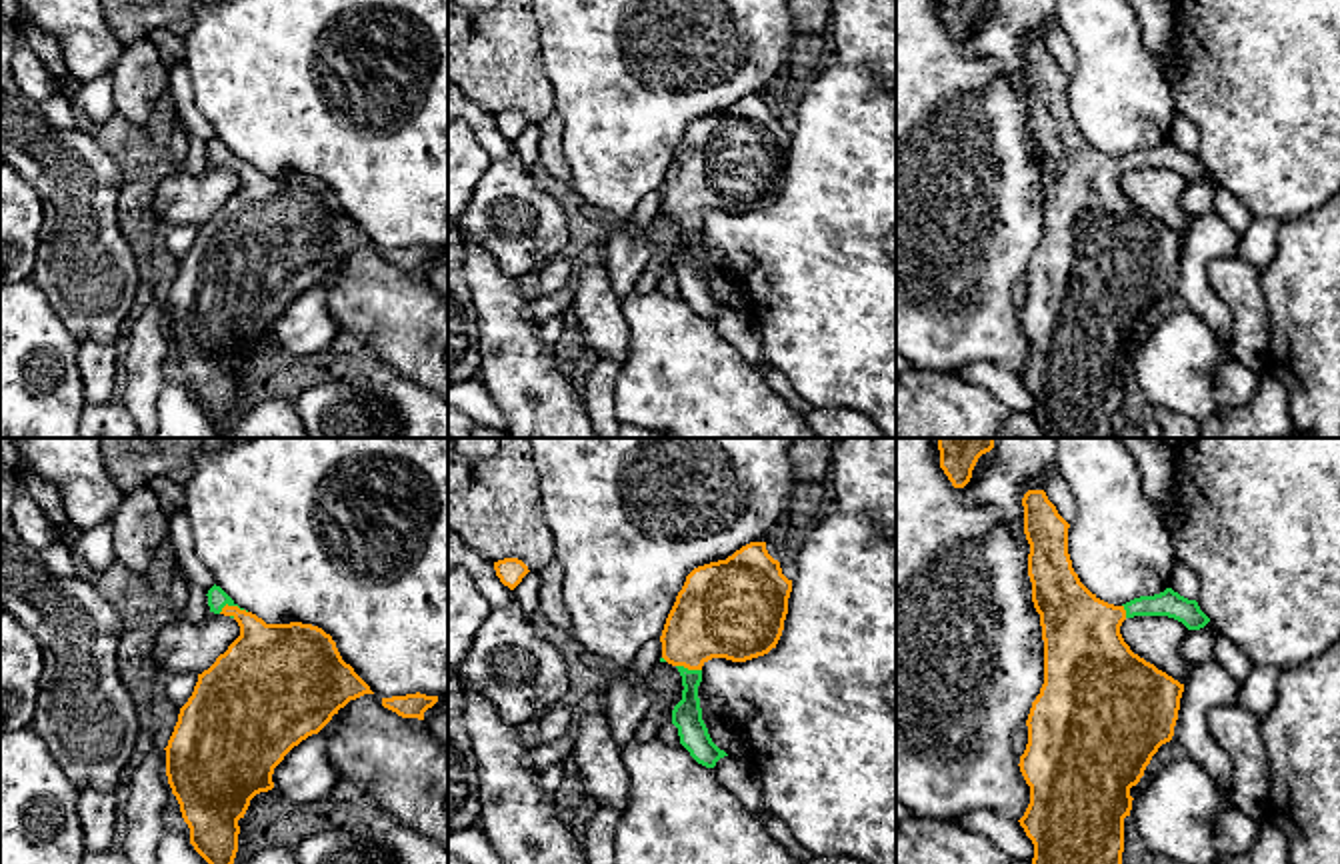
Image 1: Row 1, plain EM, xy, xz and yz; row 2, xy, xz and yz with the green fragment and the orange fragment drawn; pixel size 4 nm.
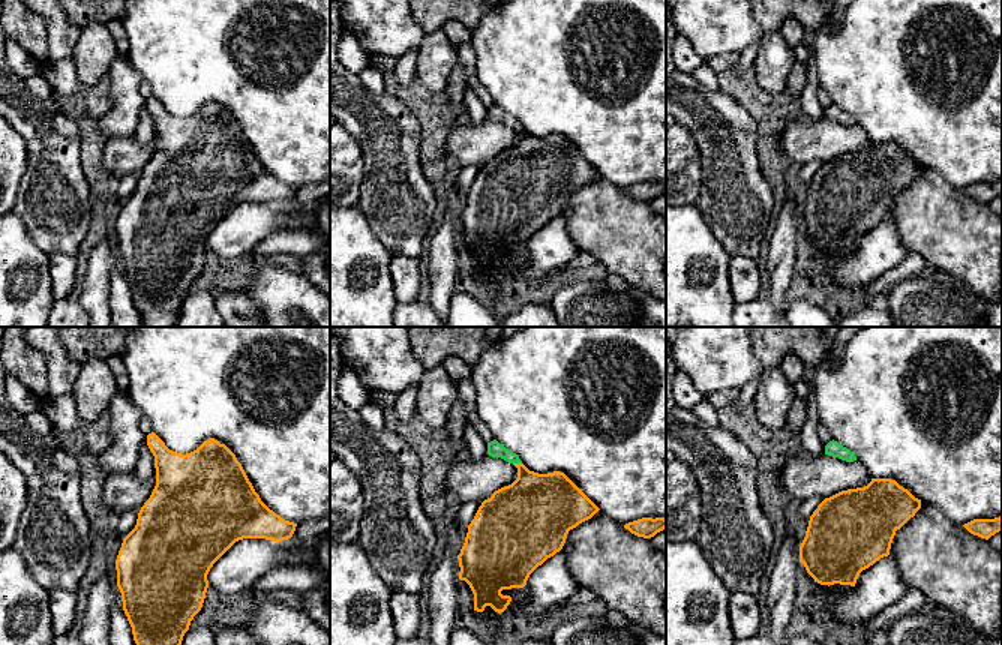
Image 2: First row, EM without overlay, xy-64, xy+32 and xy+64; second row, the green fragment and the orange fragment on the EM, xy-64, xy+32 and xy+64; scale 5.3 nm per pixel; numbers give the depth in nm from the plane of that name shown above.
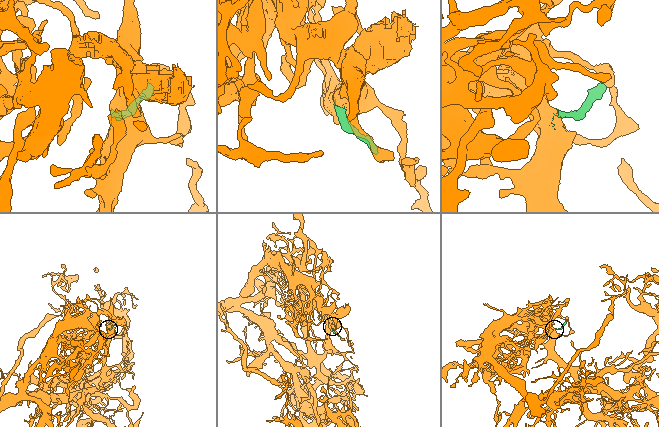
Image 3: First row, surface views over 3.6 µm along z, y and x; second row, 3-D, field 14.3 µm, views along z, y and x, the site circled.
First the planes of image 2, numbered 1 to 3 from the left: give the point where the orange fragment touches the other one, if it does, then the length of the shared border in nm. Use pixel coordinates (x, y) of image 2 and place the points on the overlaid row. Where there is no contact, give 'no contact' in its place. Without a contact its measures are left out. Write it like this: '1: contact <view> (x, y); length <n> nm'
1: no contact
2: contact xy+32 (518, 462); length 50 nm
3: no contact

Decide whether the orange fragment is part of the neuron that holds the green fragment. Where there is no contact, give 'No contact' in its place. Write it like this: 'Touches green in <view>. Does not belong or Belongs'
Touches green in xy. Belongs

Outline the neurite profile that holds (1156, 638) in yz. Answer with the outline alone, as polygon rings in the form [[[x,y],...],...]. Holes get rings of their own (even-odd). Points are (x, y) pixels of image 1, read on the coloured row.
[[[1134,616],[1120,626],[1124,642],[1134,654],[1154,664],[1180,684],[1186,684],[1194,666],[1180,656],[1188,628],[1168,616]]]

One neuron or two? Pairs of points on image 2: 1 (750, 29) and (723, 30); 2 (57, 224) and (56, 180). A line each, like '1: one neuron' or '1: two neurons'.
1: one neuron
2: one neuron

